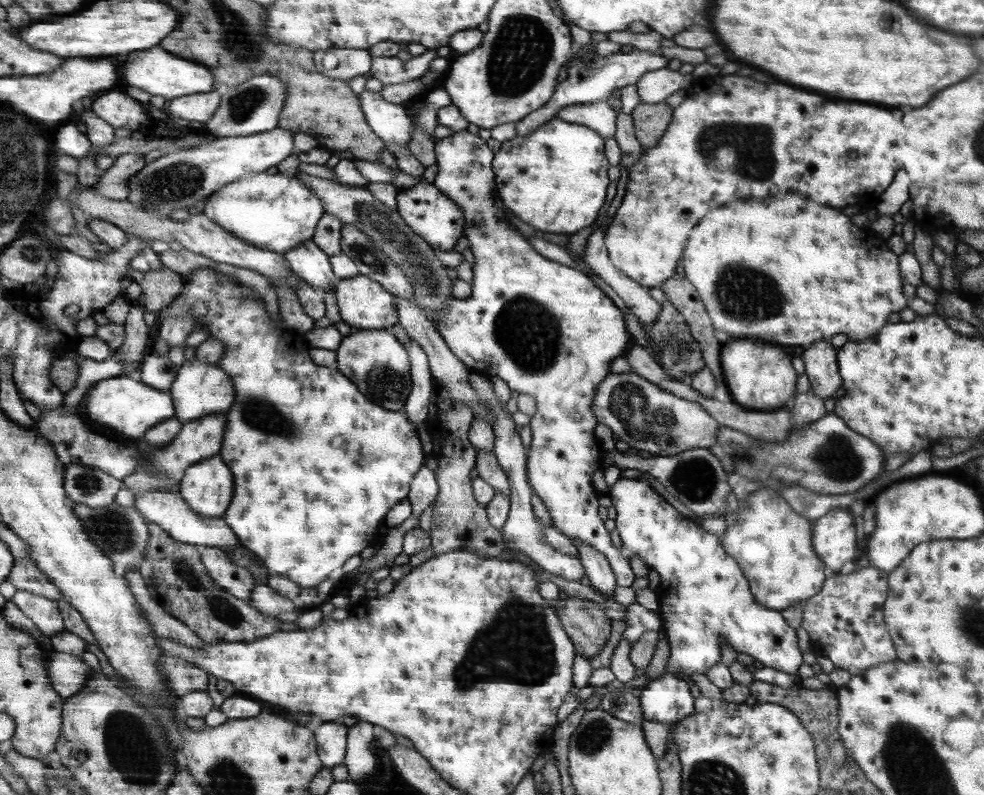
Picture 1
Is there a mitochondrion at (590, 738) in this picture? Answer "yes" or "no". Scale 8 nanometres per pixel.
yes

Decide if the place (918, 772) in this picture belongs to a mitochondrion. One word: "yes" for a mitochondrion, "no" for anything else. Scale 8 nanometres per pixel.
yes

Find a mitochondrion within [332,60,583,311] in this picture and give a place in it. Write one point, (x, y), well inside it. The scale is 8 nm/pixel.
(371, 215)

